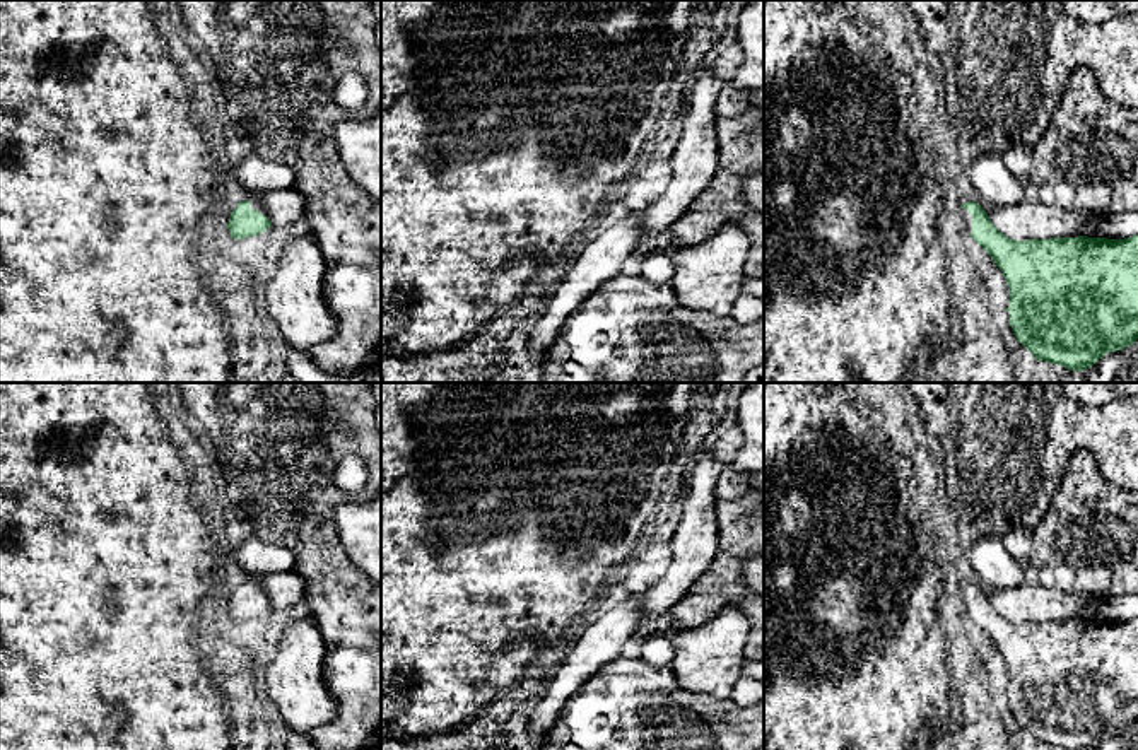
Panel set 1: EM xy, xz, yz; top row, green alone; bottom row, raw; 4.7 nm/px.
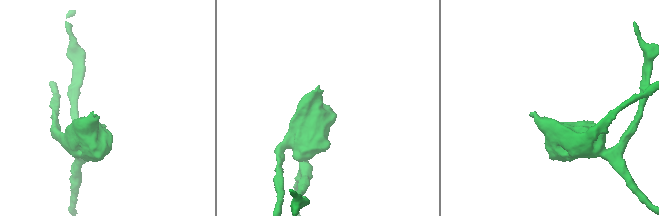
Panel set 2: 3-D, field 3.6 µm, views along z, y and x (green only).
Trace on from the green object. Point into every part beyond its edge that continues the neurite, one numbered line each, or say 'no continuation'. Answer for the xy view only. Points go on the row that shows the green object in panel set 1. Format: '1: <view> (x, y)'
1: xy (255, 199)

